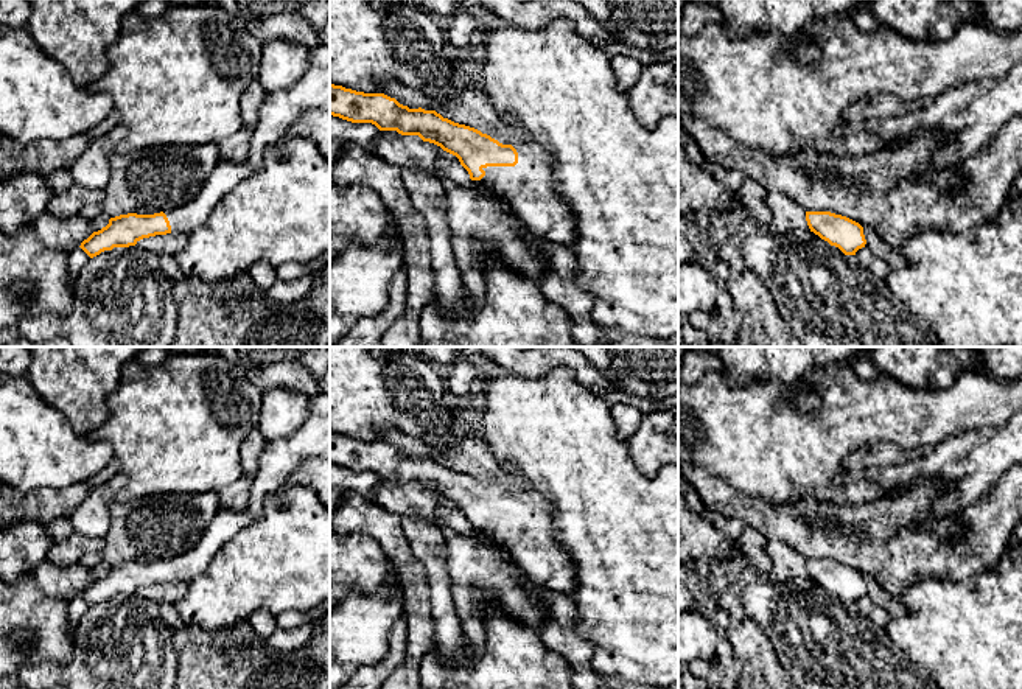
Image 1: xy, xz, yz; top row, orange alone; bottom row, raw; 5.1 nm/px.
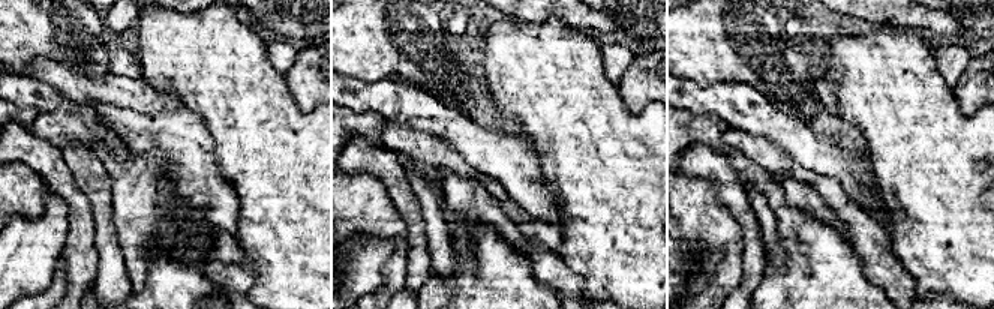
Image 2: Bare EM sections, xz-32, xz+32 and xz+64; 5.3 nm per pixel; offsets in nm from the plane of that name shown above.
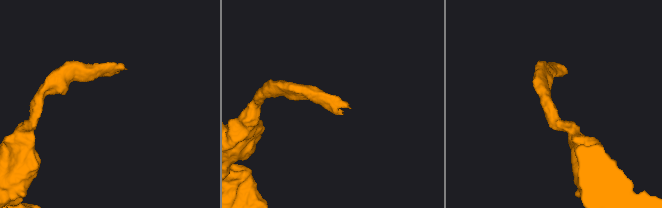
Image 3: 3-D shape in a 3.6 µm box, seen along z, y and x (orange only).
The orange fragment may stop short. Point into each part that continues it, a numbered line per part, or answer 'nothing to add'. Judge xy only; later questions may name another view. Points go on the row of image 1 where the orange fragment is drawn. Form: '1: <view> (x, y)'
1: xy (280, 109)

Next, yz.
nothing to add

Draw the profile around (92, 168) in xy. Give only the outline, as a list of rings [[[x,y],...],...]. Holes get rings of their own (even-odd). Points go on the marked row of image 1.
[[[118,124],[103,137],[92,140],[68,168],[73,182],[90,190],[104,190],[110,179],[110,156],[126,140],[126,135],[128,129]]]

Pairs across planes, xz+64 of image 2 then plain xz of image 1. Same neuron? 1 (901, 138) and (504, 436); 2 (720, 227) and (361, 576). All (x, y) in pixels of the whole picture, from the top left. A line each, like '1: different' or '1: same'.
1: same
2: same

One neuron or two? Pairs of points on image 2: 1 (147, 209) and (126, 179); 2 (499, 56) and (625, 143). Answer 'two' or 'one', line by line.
1: one
2: one

